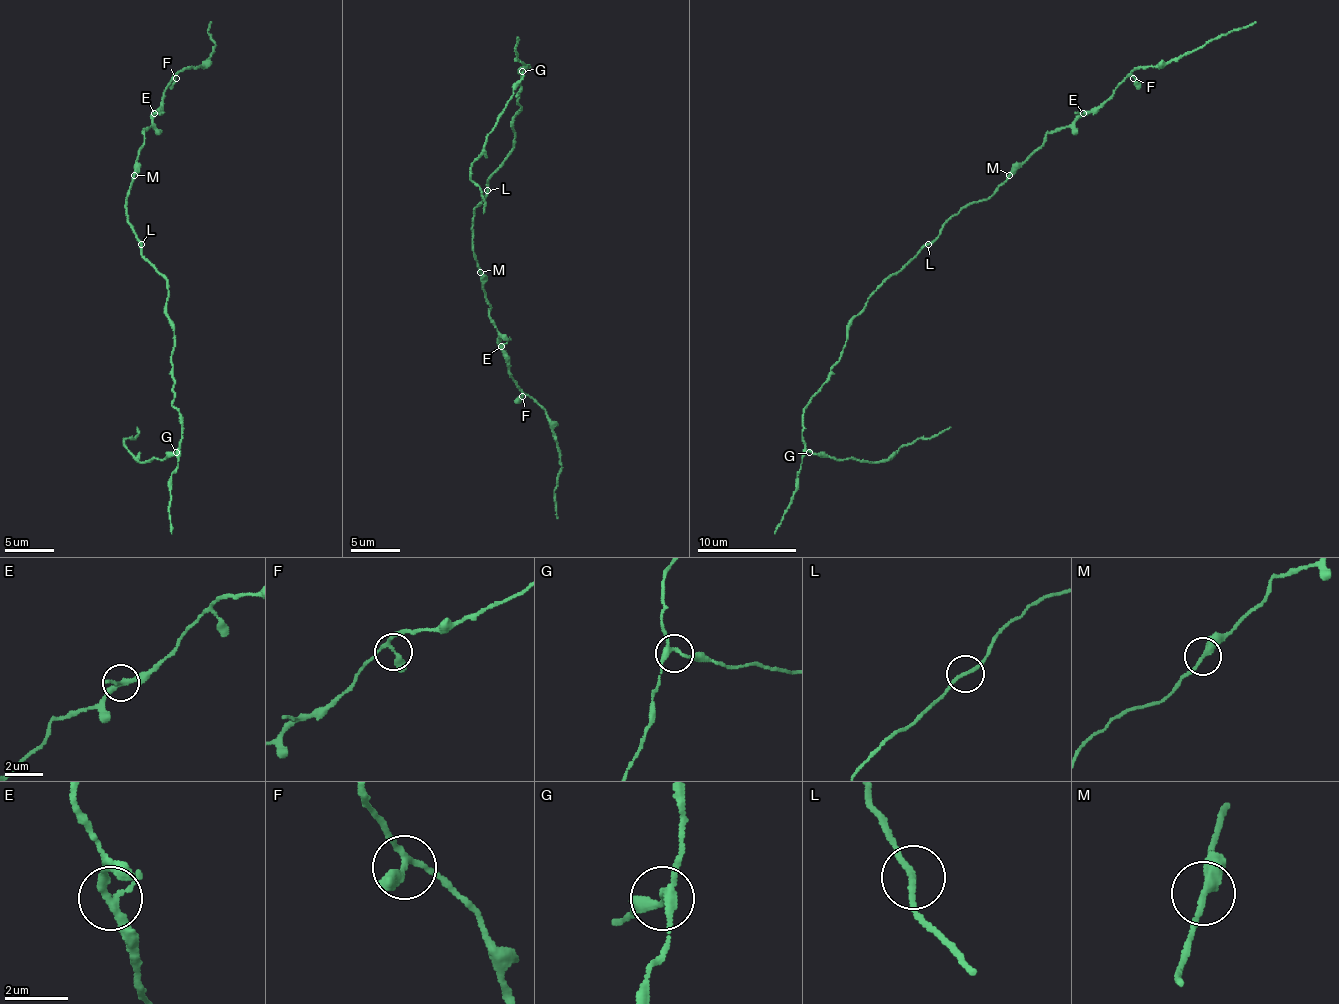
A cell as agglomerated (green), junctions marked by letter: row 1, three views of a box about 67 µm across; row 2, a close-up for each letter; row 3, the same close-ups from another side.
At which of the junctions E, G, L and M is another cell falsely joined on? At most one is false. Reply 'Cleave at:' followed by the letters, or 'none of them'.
Cleave at: none of them

